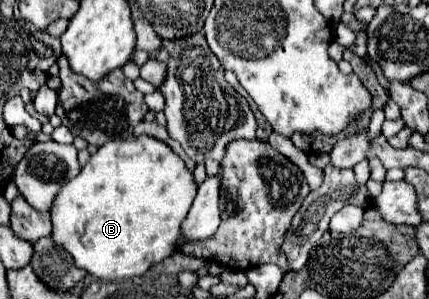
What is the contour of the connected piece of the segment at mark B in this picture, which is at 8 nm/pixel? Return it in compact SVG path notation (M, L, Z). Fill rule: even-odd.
M149 135L109 141L99 147L99 151L91 155L81 173L65 183L59 191L55 207L51 209L51 235L55 243L65 247L73 255L75 265L89 271L93 277L99 277L103 281L137 277L147 273L151 265L161 263L179 249L181 223L187 217L195 195L197 183L193 179L193 173L185 167L185 161L169 149L167 143L151 139Z

